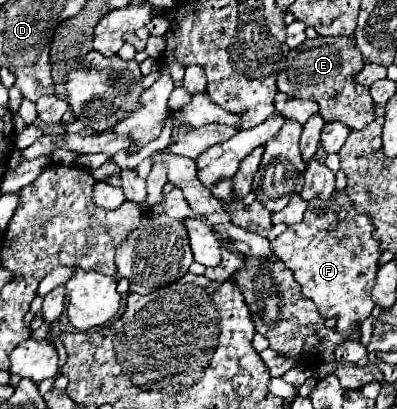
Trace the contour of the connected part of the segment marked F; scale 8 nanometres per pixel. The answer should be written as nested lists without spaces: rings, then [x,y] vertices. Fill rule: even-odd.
[[[336,191],[330,201],[312,199],[302,223],[290,225],[276,241],[272,251],[294,273],[302,293],[312,299],[322,317],[336,317],[336,331],[348,333],[372,313],[372,287],[378,271],[378,241],[372,237],[374,225],[368,215],[358,213],[348,195]]]

